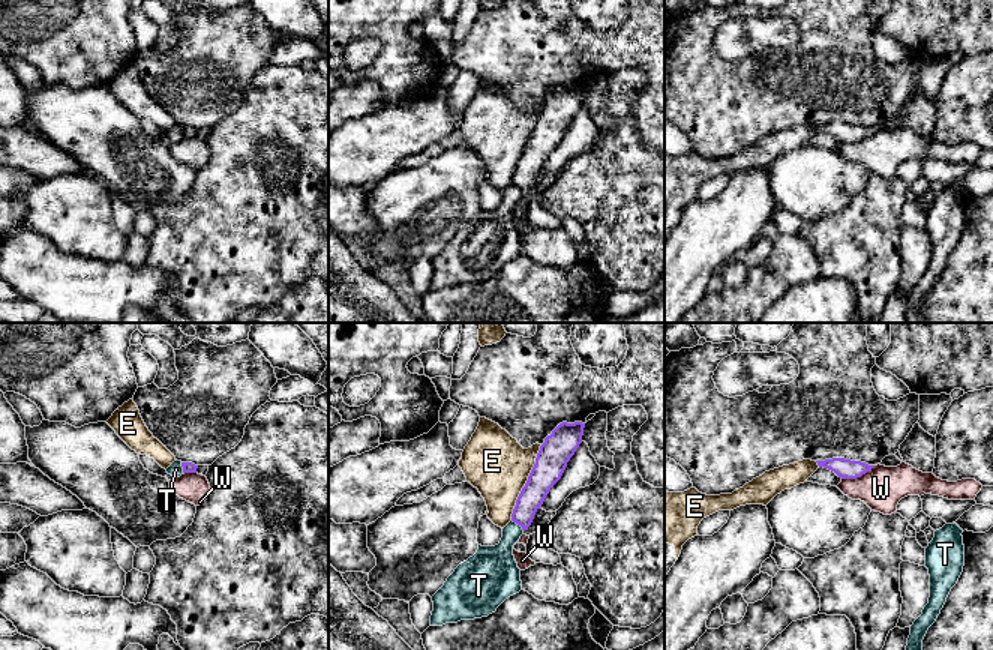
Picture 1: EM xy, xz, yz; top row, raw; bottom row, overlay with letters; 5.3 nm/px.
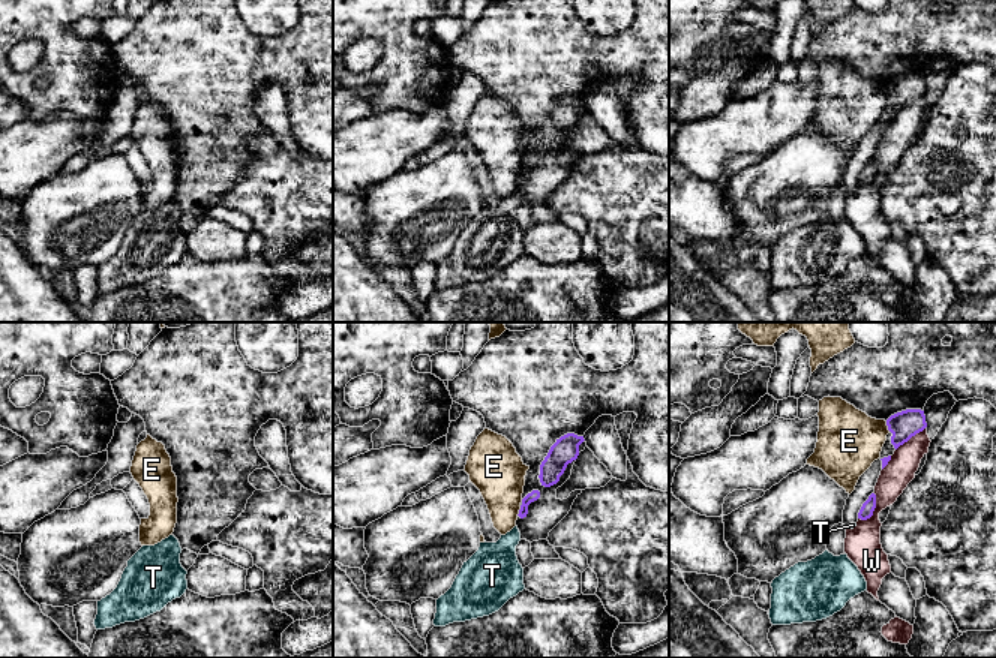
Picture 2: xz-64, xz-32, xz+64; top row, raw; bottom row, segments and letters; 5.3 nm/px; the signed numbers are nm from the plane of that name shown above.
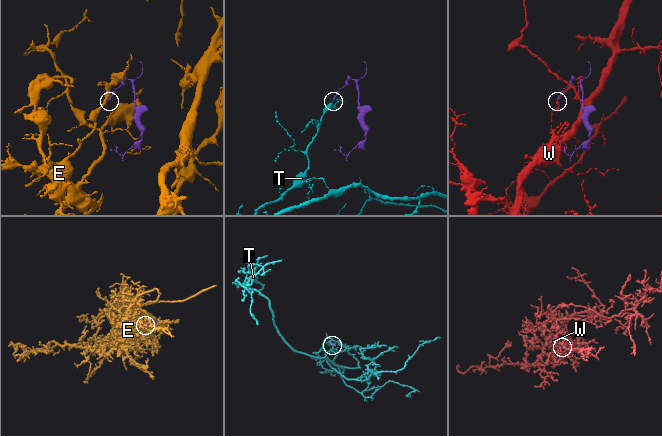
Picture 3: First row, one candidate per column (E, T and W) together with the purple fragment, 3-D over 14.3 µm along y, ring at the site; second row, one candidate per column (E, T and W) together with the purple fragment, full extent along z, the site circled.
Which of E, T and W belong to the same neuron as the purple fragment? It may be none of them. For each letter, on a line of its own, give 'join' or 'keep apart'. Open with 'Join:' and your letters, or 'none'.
Join: none
E: keep apart
T: keep apart
W: keep apart

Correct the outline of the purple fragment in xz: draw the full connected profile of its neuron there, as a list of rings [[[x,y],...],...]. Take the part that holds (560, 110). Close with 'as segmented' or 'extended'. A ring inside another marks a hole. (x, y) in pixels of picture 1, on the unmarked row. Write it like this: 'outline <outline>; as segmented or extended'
outline [[[562,86],[544,102],[512,177],[512,185],[522,194],[528,194],[550,152],[561,143],[567,126],[582,107],[584,92],[582,86]]]; as segmented

